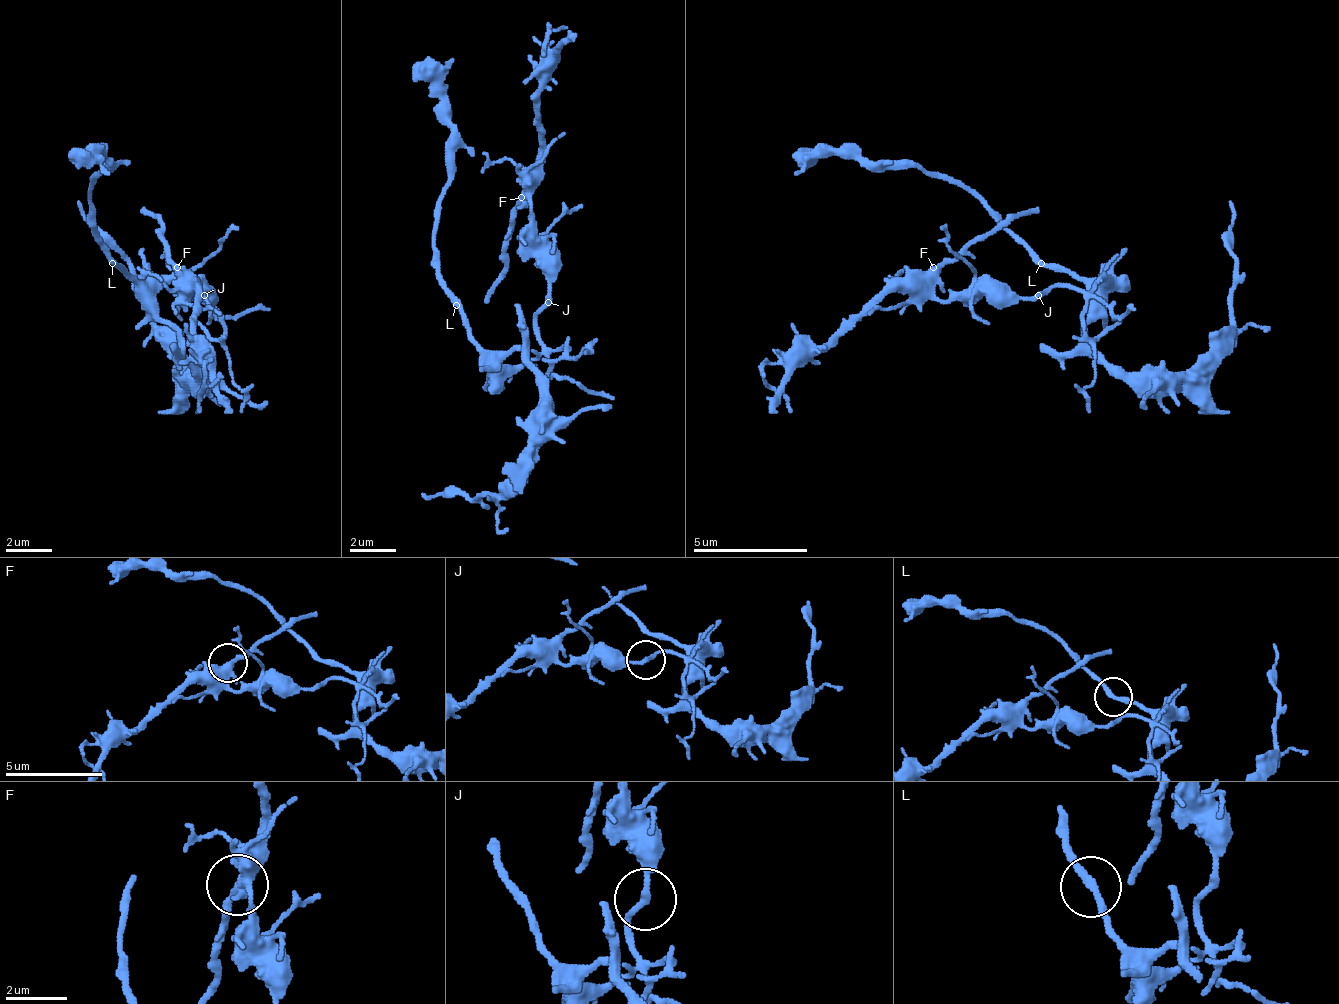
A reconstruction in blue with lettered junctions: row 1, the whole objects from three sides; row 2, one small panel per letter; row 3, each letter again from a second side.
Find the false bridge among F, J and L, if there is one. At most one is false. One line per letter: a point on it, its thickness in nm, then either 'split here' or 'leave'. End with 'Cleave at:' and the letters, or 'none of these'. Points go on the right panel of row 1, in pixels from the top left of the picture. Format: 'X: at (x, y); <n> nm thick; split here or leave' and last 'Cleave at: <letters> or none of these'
F: at (933, 267); 400 nm thick; leave
J: at (1038, 295); 190 nm thick; split here
L: at (1041, 263); 240 nm thick; leave
Cleave at: J

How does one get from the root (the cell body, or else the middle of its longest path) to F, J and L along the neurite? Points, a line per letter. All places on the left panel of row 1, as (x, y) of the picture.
F: (177, 279), (182, 279), (194, 290), (194, 285), (205, 296), (194, 296), (182, 285), (182, 273), (177, 267)
J: (177, 279), (182, 279), (194, 290), (194, 285), (205, 296)
L: (177, 279), (137, 279), (114, 262)

